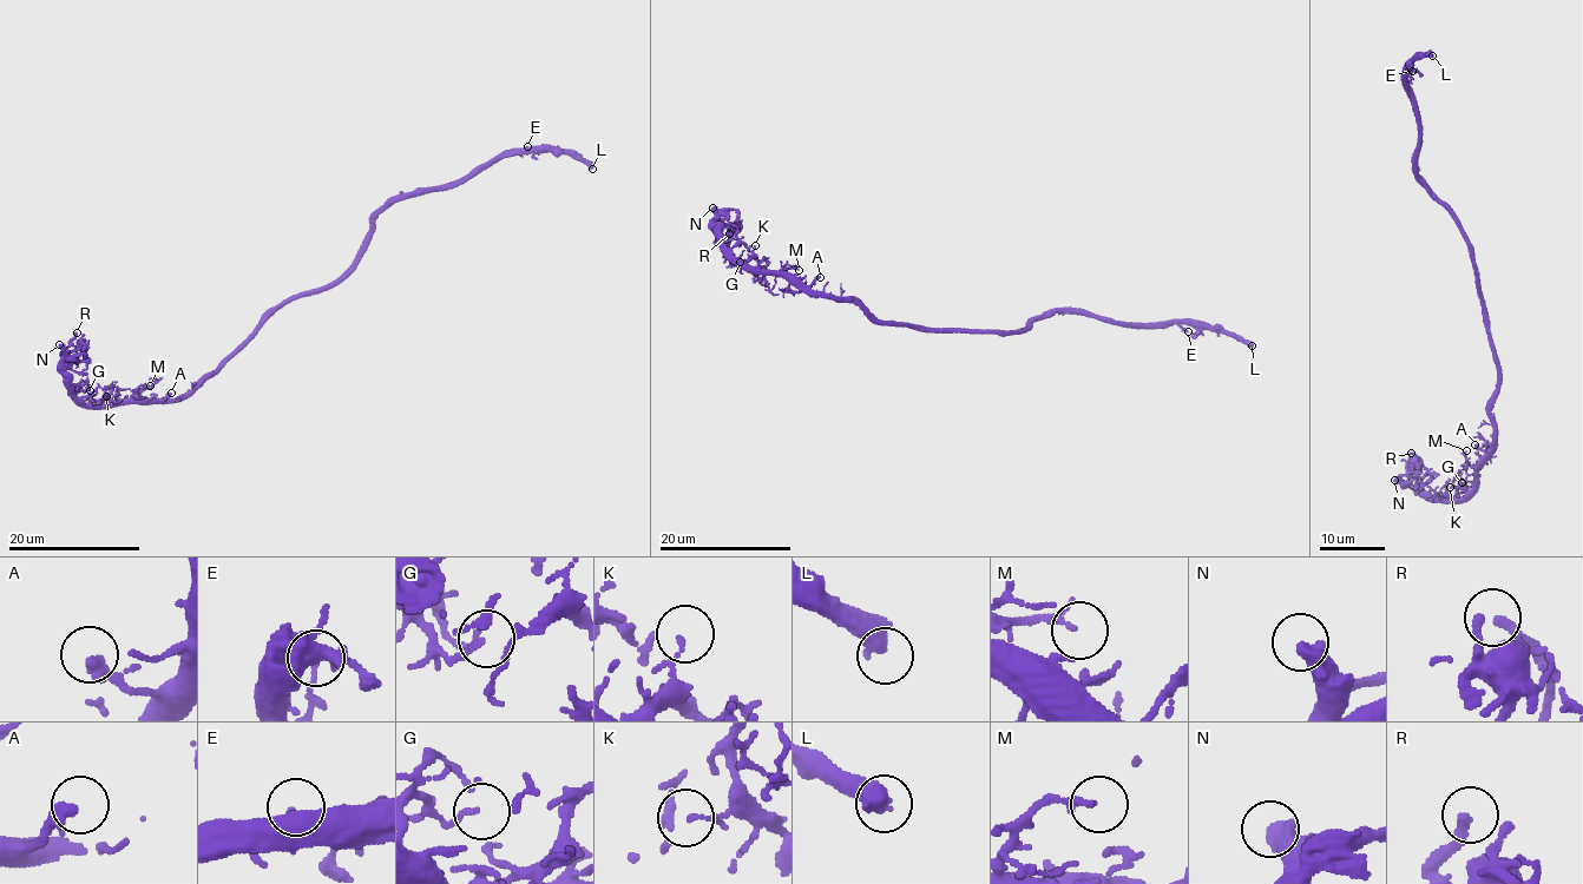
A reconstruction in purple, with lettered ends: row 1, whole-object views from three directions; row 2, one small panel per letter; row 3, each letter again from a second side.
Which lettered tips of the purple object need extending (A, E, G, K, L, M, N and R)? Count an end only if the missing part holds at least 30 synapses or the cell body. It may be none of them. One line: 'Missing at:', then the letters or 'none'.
Missing at: L

